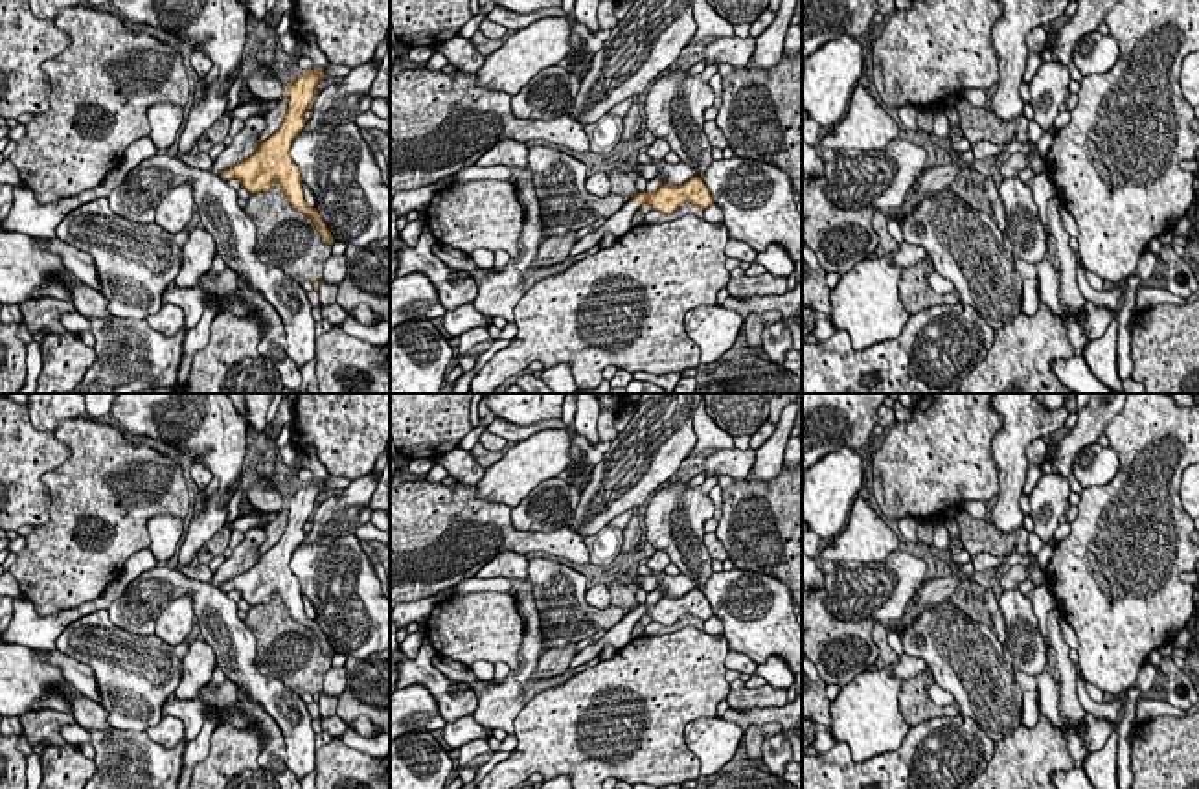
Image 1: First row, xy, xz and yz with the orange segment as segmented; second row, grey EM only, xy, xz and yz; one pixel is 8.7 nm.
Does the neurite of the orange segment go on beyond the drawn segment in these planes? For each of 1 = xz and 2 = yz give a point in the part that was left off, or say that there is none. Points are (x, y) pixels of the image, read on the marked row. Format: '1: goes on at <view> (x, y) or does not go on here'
1: goes on at xz (620, 223)
2: goes on at yz (1027, 173)

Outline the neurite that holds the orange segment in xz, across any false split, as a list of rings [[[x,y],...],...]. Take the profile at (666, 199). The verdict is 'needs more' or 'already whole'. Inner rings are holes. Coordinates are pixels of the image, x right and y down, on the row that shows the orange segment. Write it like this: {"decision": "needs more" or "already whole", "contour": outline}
{"decision": "needs more", "contour": [[[693,177],[682,186],[669,186],[662,184],[651,195],[638,193],[631,199],[620,212],[609,217],[598,230],[588,232],[583,239],[579,239],[572,250],[570,257],[590,250],[592,246],[600,245],[601,237],[611,232],[616,237],[622,237],[631,230],[631,219],[638,212],[642,204],[649,204],[653,210],[662,213],[673,213],[680,204],[691,202],[706,210],[714,204],[708,186],[702,182],[701,177]]]}

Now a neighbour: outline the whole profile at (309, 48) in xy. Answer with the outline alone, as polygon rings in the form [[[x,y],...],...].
[[[307,35],[305,39],[296,40],[303,57],[309,57],[316,68],[324,68],[327,64],[325,55],[320,51],[316,39]]]

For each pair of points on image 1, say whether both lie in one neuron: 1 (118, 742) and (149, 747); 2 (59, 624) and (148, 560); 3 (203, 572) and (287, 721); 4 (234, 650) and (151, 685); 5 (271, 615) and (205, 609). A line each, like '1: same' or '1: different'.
1: same
2: same
3: different
4: different
5: different

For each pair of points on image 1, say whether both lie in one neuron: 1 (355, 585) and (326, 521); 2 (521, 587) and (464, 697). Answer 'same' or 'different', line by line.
1: different
2: different

